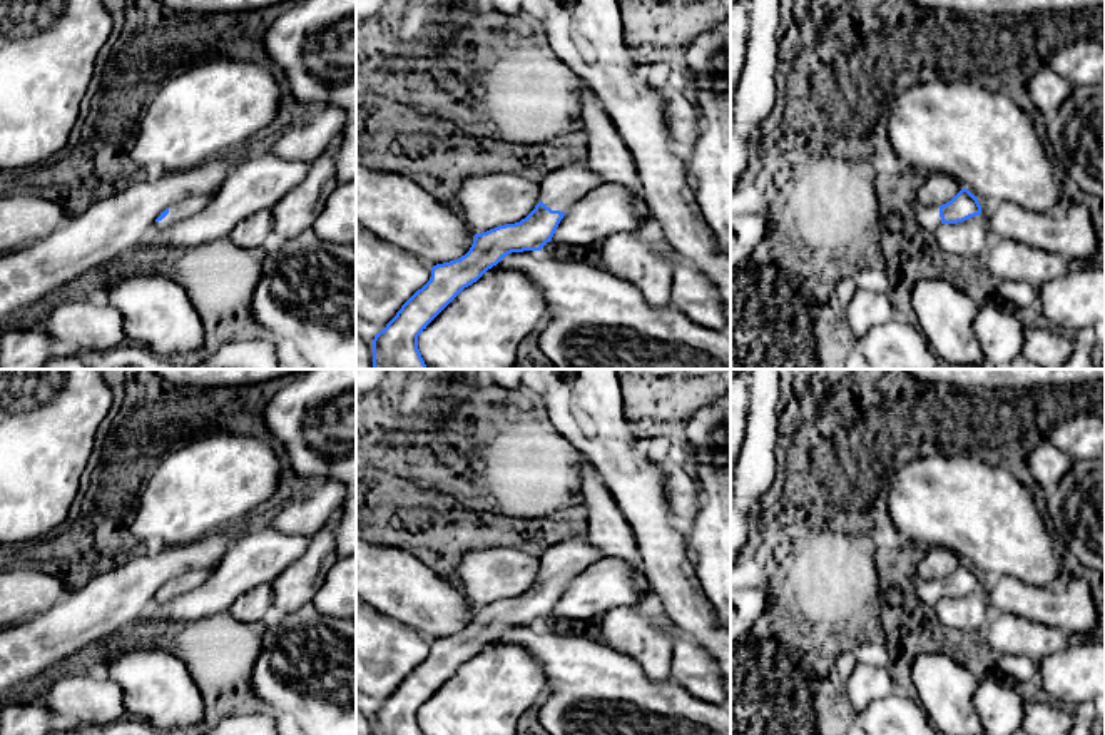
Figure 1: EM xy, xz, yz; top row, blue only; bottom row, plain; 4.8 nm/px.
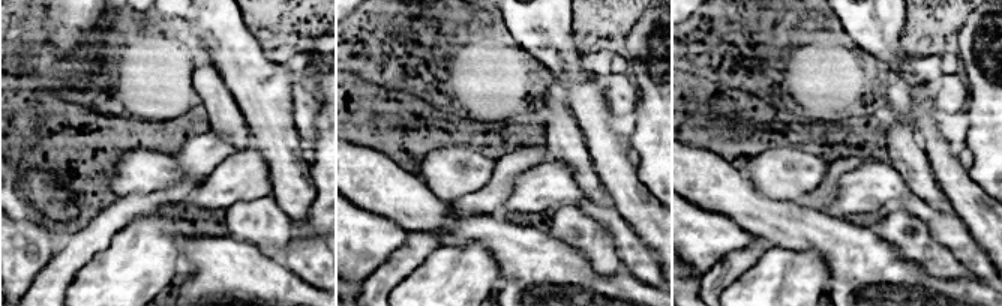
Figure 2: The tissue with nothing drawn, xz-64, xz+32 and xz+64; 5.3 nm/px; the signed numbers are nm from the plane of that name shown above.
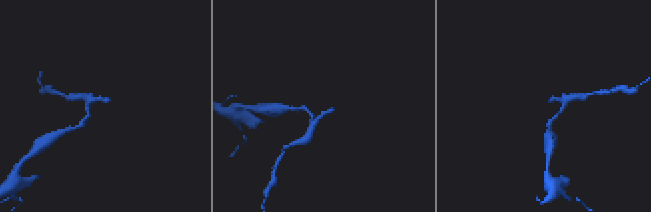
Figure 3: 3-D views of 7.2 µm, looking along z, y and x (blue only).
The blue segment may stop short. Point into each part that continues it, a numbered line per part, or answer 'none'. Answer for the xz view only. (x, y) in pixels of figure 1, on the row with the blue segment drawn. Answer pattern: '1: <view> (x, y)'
1: xz (562, 187)

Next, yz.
1: yz (928, 217)

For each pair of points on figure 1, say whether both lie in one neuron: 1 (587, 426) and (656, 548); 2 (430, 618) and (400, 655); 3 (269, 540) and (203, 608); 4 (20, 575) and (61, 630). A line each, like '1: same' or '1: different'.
1: same
2: different
3: same
4: different

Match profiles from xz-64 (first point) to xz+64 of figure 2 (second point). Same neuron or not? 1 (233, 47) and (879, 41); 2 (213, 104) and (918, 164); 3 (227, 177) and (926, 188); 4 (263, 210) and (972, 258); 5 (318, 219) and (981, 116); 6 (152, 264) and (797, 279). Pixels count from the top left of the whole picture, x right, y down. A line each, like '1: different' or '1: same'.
1: same
2: same
3: different
4: different
5: same
6: same

